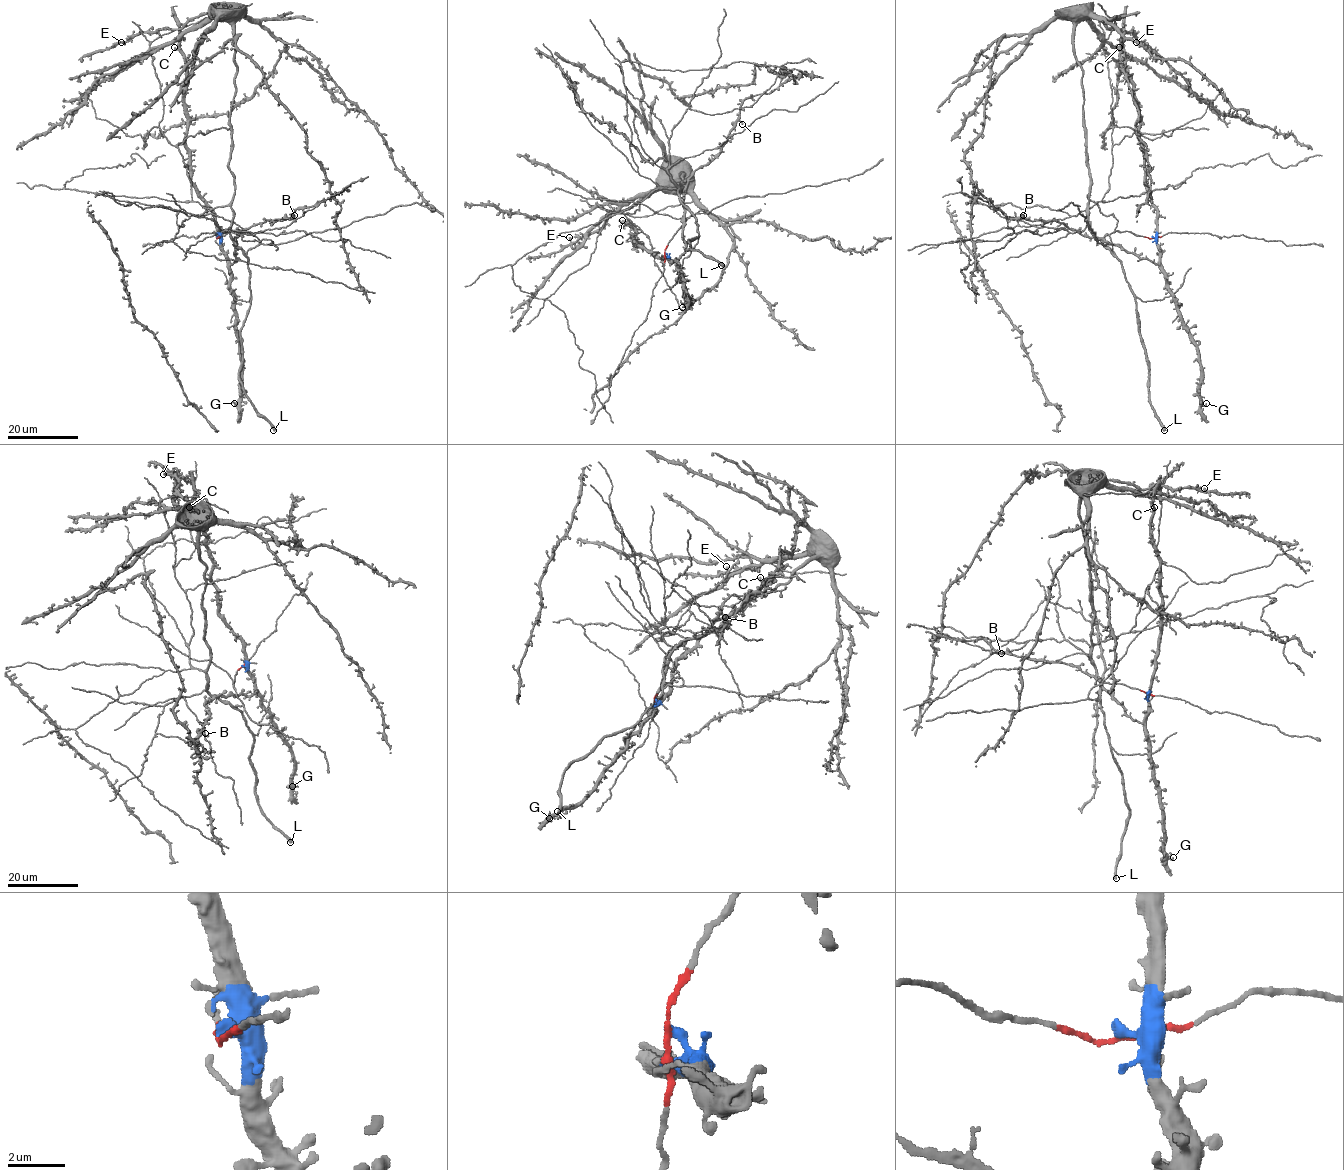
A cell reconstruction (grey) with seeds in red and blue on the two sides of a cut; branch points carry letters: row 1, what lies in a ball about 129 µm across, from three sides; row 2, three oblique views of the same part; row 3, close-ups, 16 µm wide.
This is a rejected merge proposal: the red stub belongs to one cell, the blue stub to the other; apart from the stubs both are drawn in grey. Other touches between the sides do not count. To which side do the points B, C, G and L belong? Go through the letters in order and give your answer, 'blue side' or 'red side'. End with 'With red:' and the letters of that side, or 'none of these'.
B: blue side
C: blue side
G: blue side
L: red side
With red: L

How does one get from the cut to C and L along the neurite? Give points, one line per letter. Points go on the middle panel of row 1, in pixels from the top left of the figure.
C: (665, 253), (666, 257), (661, 257), (634, 241), (634, 227), (622, 220)
L: (665, 253), (691, 216), (706, 211), (695, 215), (698, 235), (687, 249), (722, 265)

